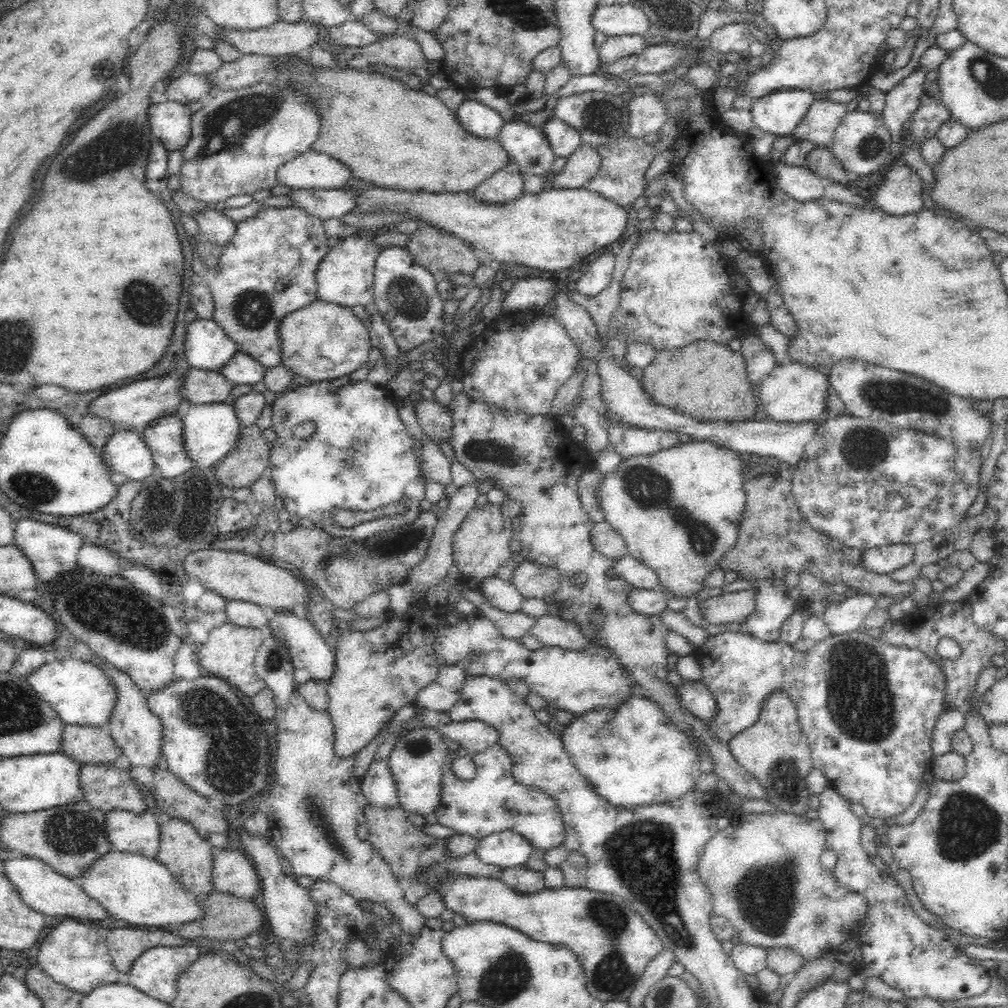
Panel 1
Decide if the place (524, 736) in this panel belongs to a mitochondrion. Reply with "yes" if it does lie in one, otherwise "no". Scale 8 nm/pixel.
no

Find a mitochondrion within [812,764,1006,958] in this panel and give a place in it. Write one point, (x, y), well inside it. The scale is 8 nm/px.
(969, 825)

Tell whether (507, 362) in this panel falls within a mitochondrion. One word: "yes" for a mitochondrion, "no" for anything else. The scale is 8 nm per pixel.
no

